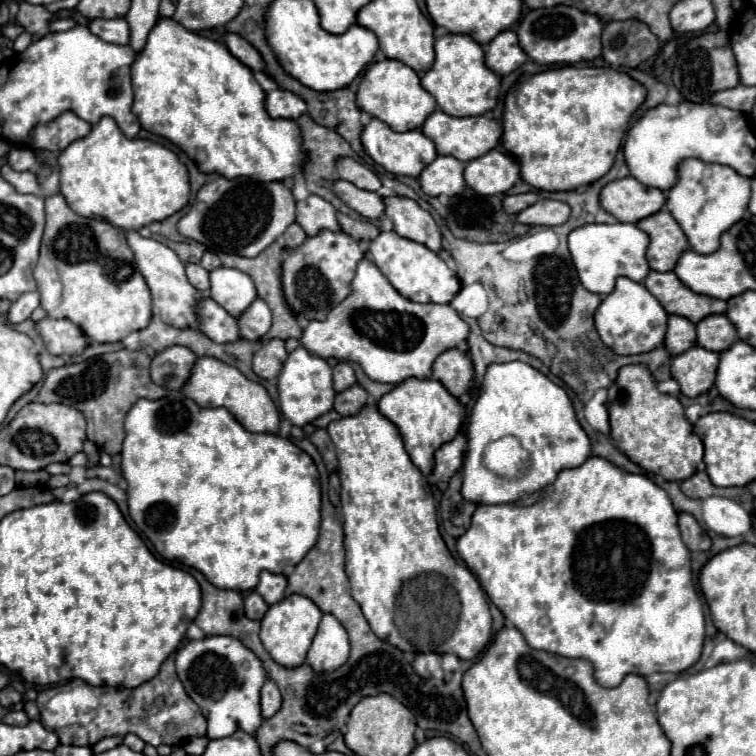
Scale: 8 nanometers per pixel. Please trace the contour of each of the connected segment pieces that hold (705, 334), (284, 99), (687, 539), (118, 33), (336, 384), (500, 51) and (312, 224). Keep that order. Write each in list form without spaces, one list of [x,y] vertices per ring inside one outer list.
[[[713,314],[697,324],[697,344],[711,350],[723,352],[737,340],[737,328],[725,314]]]
[[[275,88],[265,94],[265,110],[271,118],[297,120],[301,114],[305,114],[305,102],[293,92]]]
[[[681,512],[679,514],[679,530],[681,530],[681,536],[683,536],[683,542],[689,550],[709,550],[711,546],[711,538],[707,536],[705,530],[701,530],[701,526],[697,524],[697,520],[687,514],[687,512]]]
[[[95,18],[89,22],[89,30],[105,42],[129,44],[129,26],[125,18],[113,18],[113,20]]]
[[[339,362],[335,368],[333,368],[333,388],[337,392],[353,386],[357,380],[355,380],[355,372],[353,368],[347,364],[347,362]]]
[[[513,30],[501,32],[493,42],[487,44],[485,52],[487,52],[487,66],[499,76],[517,70],[527,60],[527,54],[519,46],[517,34]]]
[[[311,194],[307,200],[297,202],[297,224],[307,232],[307,234],[317,234],[317,230],[339,230],[337,218],[335,218],[335,208],[331,202],[325,198]]]

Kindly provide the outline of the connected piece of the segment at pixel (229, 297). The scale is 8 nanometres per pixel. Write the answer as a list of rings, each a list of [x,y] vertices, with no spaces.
[[[217,268],[209,274],[209,280],[211,298],[235,318],[249,306],[249,302],[253,302],[253,298],[257,298],[253,280],[247,274],[241,274],[241,270]]]

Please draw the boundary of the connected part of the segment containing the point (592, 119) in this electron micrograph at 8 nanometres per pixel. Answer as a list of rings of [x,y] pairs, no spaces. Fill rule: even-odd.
[[[561,66],[549,68],[535,76],[531,76],[523,84],[515,84],[507,96],[507,124],[503,114],[503,128],[507,128],[507,140],[503,136],[501,150],[517,158],[523,172],[521,178],[547,192],[561,192],[561,190],[575,190],[583,184],[591,184],[605,176],[615,162],[617,150],[621,140],[629,128],[629,122],[635,110],[645,102],[647,90],[643,84],[633,80],[621,70],[615,68],[591,68],[591,66]]]

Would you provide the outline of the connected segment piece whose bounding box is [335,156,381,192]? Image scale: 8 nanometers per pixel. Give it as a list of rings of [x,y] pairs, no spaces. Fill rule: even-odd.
[[[349,156],[335,160],[335,172],[337,172],[339,178],[349,180],[349,182],[353,182],[355,186],[359,186],[363,190],[375,192],[381,186],[379,178],[369,168],[365,168],[363,164],[359,164],[357,160],[353,160]]]

